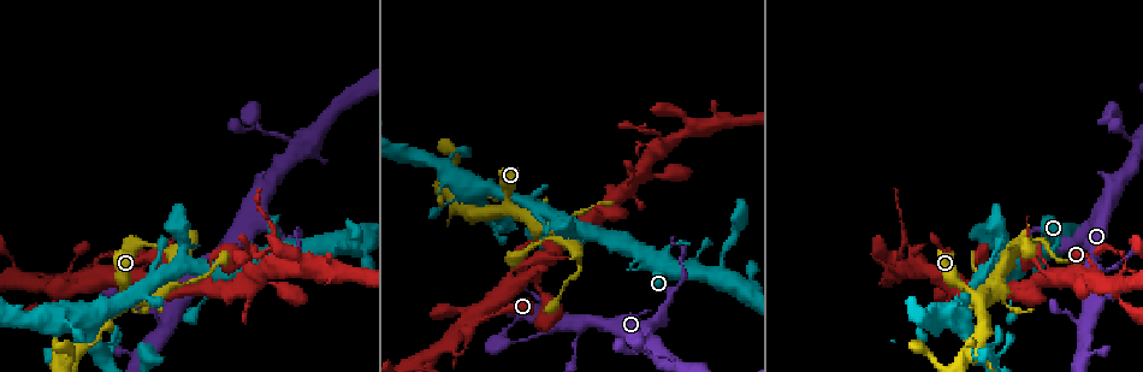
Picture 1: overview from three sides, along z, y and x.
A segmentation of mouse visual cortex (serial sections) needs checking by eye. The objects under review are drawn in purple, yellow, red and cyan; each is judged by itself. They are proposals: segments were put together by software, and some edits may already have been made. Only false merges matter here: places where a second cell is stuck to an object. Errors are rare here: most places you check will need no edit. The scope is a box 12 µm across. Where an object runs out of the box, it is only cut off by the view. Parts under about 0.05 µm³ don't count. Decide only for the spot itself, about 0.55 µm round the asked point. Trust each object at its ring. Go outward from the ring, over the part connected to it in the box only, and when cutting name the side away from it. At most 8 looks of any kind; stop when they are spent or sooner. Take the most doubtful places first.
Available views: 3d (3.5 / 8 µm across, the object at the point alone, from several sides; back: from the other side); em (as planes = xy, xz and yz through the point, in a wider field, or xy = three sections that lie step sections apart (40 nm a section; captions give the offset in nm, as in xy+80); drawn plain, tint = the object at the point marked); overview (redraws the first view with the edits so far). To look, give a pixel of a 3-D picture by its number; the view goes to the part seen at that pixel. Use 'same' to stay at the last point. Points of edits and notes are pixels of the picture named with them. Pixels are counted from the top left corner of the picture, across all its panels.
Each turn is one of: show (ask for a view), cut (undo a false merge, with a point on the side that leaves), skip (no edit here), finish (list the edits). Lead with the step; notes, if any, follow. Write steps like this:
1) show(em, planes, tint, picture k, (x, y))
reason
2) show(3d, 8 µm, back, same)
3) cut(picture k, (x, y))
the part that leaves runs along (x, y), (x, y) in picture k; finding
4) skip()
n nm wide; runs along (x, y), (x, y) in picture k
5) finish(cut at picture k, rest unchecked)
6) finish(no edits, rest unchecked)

show(3d, 8 µm, picture 1, (458, 355))
thin neck

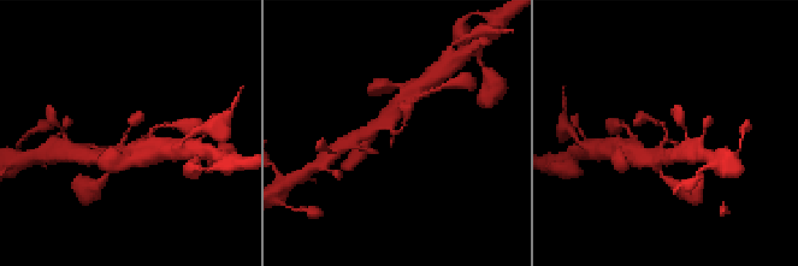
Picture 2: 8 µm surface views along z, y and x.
show(em, xy, step 1, tint, picture 2, (130, 129))

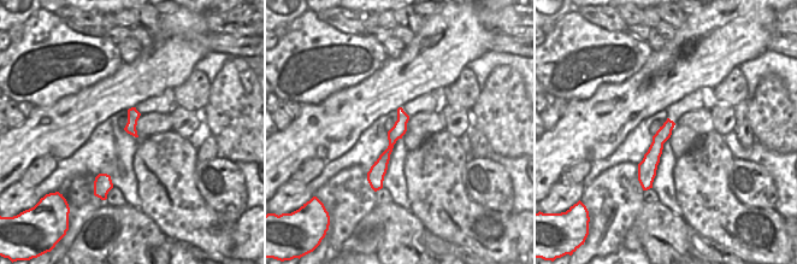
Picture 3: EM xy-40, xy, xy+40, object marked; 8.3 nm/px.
skip()
runs along (400, 111), (376, 187) in picture 3; all the same cell

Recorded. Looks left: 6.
show(3d, 3.5 µm, picture 1, (257, 125))
arms part here

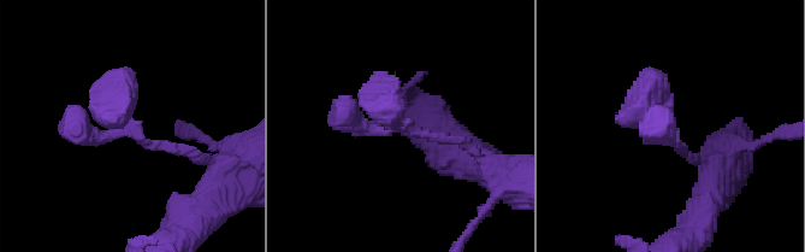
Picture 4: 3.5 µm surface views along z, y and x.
show(em, xy, step 2, tint, picture 4, (133, 129))
3 arms; arms of 150, 300, 350 nm; shape alone is not enough

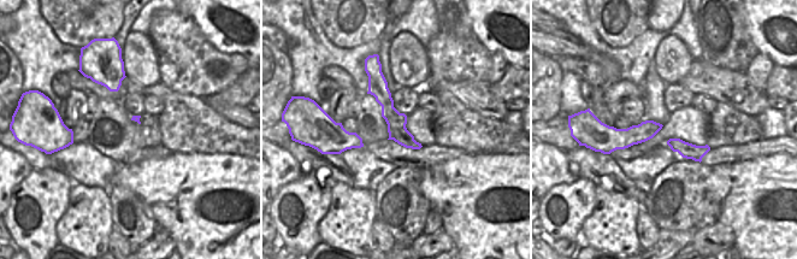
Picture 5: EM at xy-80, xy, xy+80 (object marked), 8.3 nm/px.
skip()
all the same cell

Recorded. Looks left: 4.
show(3d, 8 µm, picture 1, (577, 251))
abrupt turn

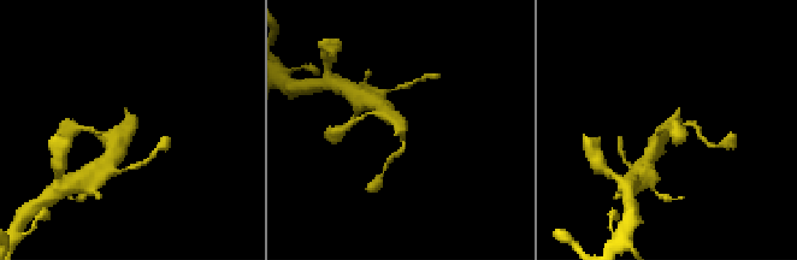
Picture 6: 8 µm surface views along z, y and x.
show(3d, 3.5 µm, picture 6, (403, 127))
zoom in

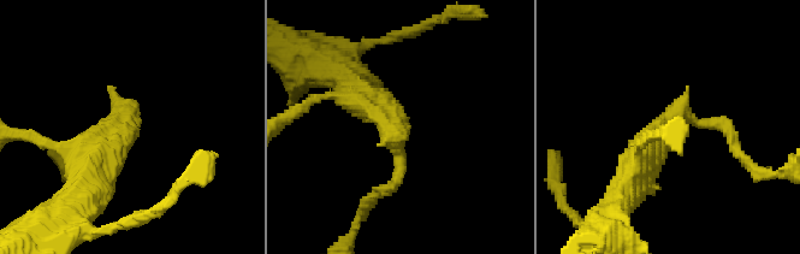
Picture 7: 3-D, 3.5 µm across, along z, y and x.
show(em, xy, step 1, tint, picture 7, (395, 134))
arms of 150, 450 nm

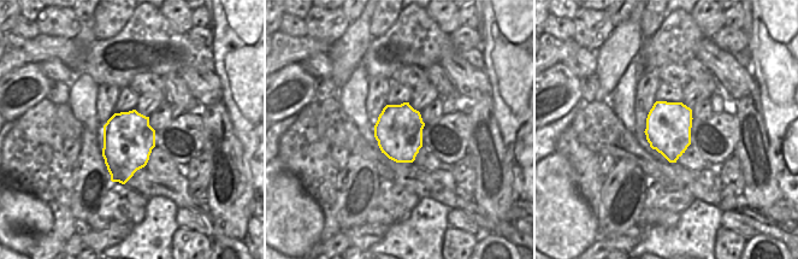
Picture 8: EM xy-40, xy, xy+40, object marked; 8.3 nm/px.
skip()
runs along (632, 177), (675, 118), (724, 125), (734, 147) in picture 7; continuous, no second cell

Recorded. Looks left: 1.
finish(no edits, rest unchecked)

